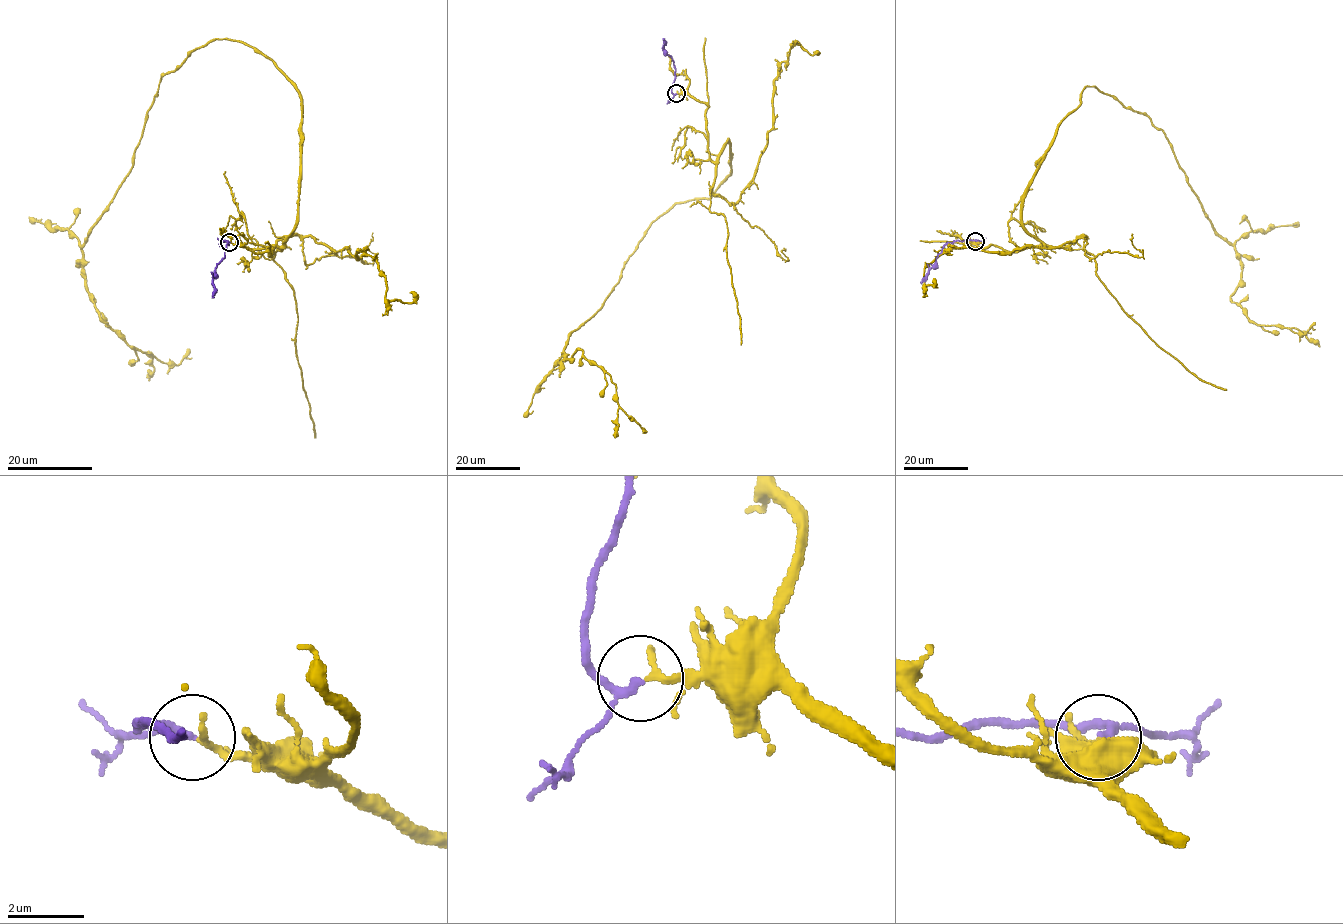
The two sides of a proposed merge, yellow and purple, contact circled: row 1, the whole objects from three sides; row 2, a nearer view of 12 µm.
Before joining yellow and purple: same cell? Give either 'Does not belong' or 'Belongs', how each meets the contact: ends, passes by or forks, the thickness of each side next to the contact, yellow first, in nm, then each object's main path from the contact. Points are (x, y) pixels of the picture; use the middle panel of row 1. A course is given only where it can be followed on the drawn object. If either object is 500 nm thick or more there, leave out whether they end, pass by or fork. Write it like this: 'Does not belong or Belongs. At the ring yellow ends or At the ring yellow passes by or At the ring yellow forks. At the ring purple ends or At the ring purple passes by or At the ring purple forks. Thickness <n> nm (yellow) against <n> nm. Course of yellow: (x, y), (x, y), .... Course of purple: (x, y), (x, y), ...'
Belongs. At the ring yellow passes by. At the ring purple passes by. Thickness 130 nm (yellow) against 150 nm. Course of yellow: (677, 93), (708, 107), (709, 156), (728, 140), (730, 173), (652, 223), (564, 350), (610, 375), (645, 432). Course of purple: (676, 93), (672, 92), (674, 65), (672, 57), (665, 54), (663, 39)

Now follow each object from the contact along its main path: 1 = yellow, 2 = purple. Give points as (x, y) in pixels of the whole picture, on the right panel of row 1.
1: (975, 241), (1044, 244), (1022, 197), (1094, 86), (1164, 133), (1234, 247), (1249, 319), (1314, 322)
2: (975, 241), (947, 243), (927, 277), (921, 281)

